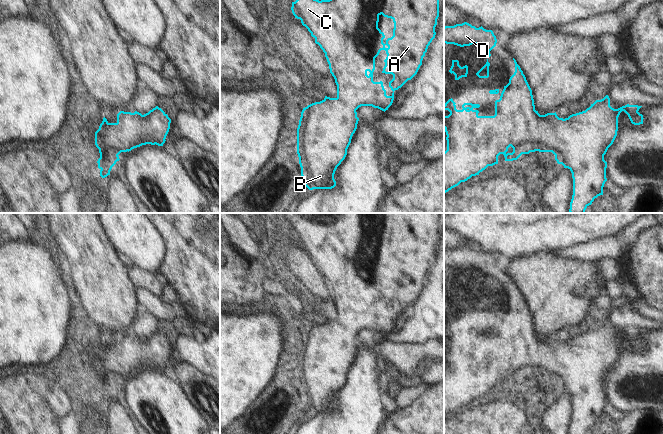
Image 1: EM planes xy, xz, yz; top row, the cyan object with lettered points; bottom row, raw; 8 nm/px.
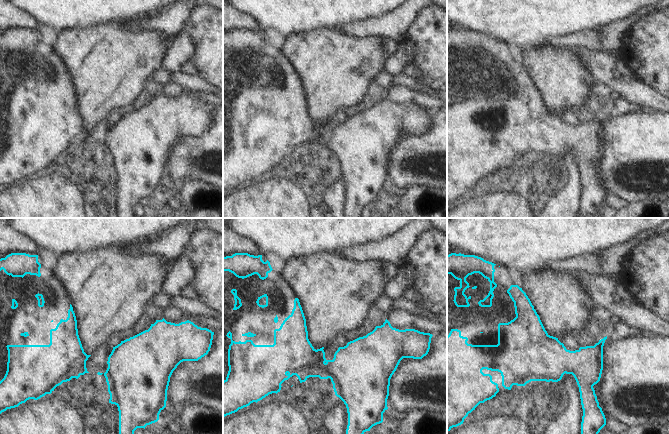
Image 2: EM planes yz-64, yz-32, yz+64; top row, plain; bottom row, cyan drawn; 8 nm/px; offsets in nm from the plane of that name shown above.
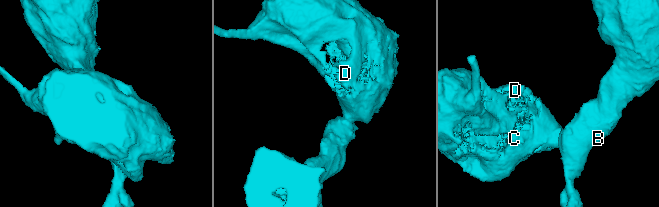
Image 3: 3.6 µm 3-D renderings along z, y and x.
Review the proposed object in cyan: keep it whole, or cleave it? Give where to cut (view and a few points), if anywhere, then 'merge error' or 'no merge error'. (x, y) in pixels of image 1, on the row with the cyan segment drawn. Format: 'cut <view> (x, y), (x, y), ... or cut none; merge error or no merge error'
cut none; no merge error

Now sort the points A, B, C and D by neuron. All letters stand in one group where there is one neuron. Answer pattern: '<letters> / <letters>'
A B C D

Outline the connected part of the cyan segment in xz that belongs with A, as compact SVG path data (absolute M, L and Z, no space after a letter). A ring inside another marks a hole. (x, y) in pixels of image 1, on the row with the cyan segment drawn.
M296 0L292 2L291 10L325 53L330 73L337 85L336 98L325 96L322 101L303 108L297 128L297 154L303 184L309 190L332 189L336 186L335 171L345 159L352 136L357 129L359 118L356 110L361 106L372 106L385 112L393 103L394 91L417 74L428 46L436 35L439 0ZM381 14L394 22L393 36L388 38L385 44L383 43L385 35L378 28ZM381 50L385 50L387 54L382 73L393 75L393 79L389 82L389 87L393 91L391 96L386 95L382 81L373 81L375 58Z

